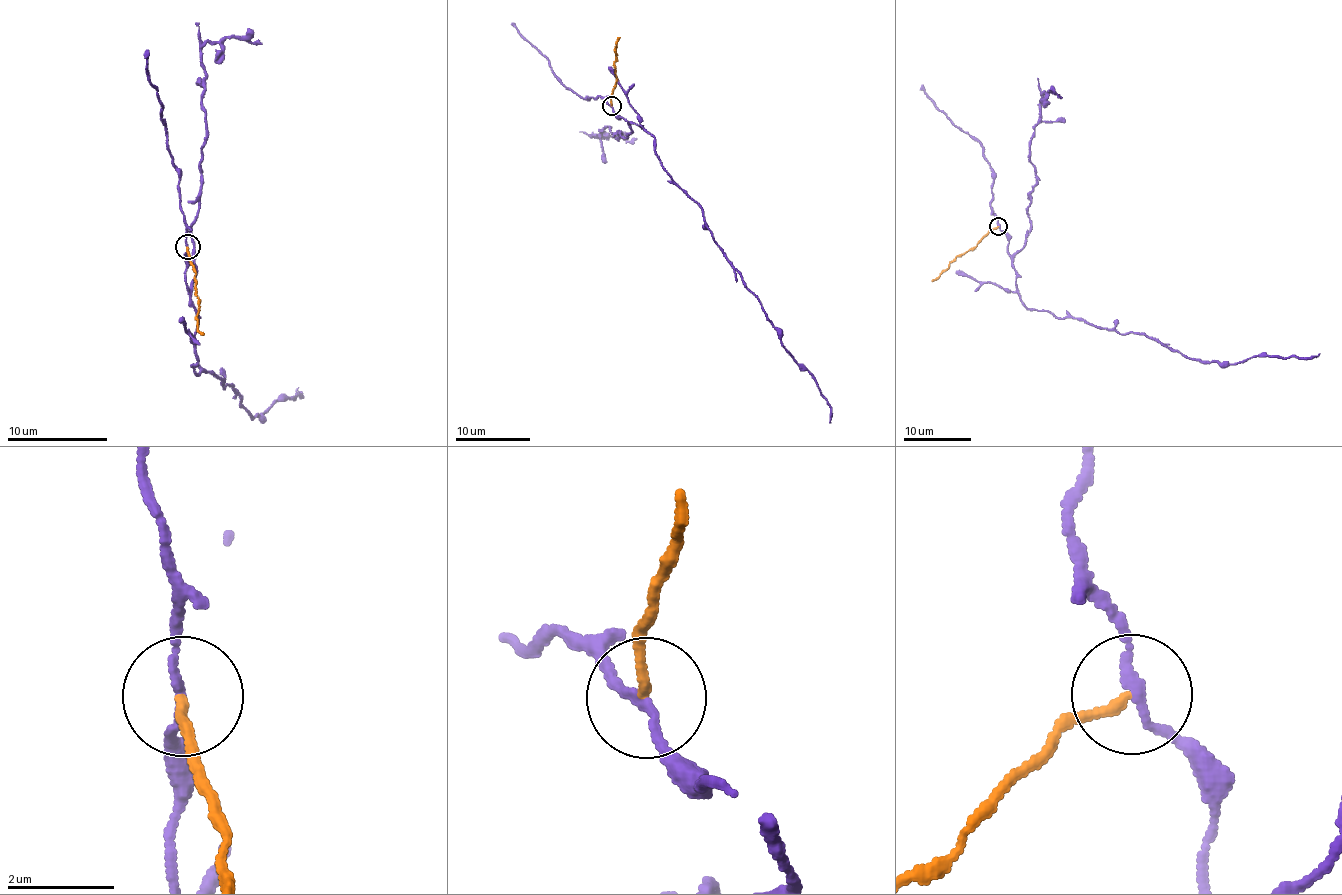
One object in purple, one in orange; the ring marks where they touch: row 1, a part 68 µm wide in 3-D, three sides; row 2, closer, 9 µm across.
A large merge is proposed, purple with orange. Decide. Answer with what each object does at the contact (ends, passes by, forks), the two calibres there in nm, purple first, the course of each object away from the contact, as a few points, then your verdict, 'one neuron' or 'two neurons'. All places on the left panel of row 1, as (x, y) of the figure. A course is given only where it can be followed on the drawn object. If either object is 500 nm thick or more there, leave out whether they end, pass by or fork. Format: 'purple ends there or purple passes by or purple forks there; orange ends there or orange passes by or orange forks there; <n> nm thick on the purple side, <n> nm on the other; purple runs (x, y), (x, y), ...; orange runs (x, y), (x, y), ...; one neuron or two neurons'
purple passes by; orange ends there; 150 nm thick on the purple side, 170 nm on the other; purple runs (188, 247), (197, 375), (212, 370), (253, 417), (302, 396), (299, 387); orange runs (188, 247), (200, 310), (198, 327), (203, 335); two neurons

